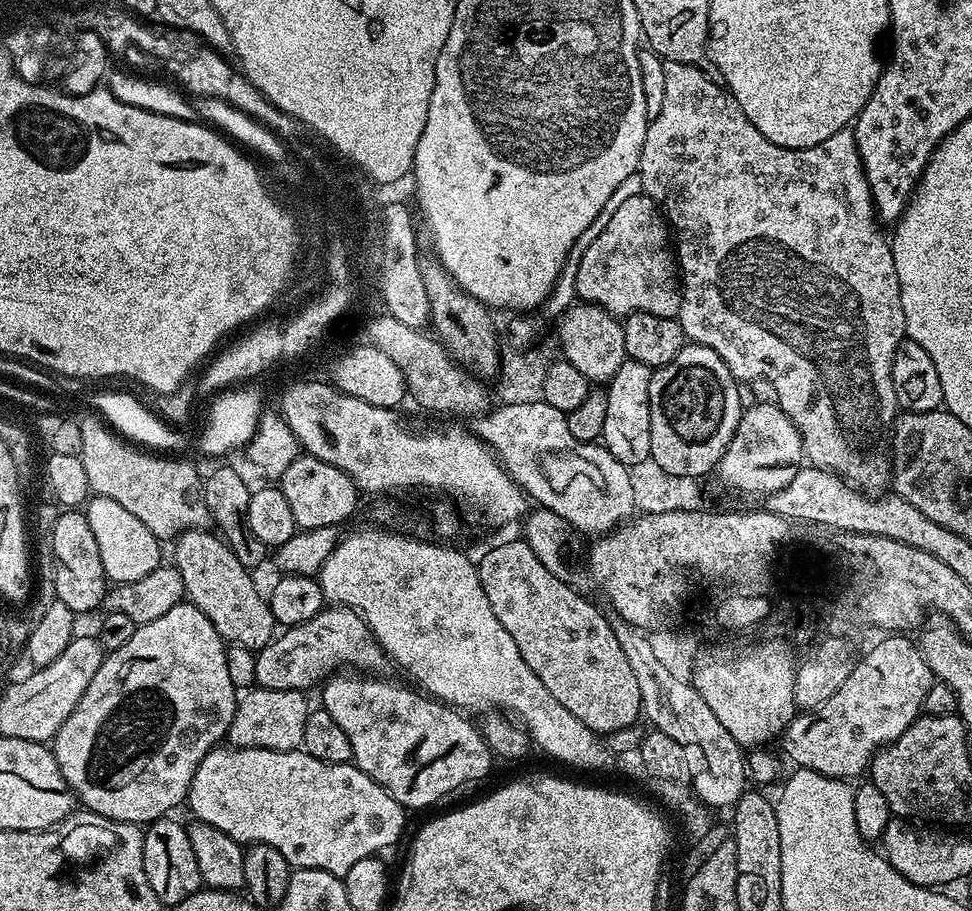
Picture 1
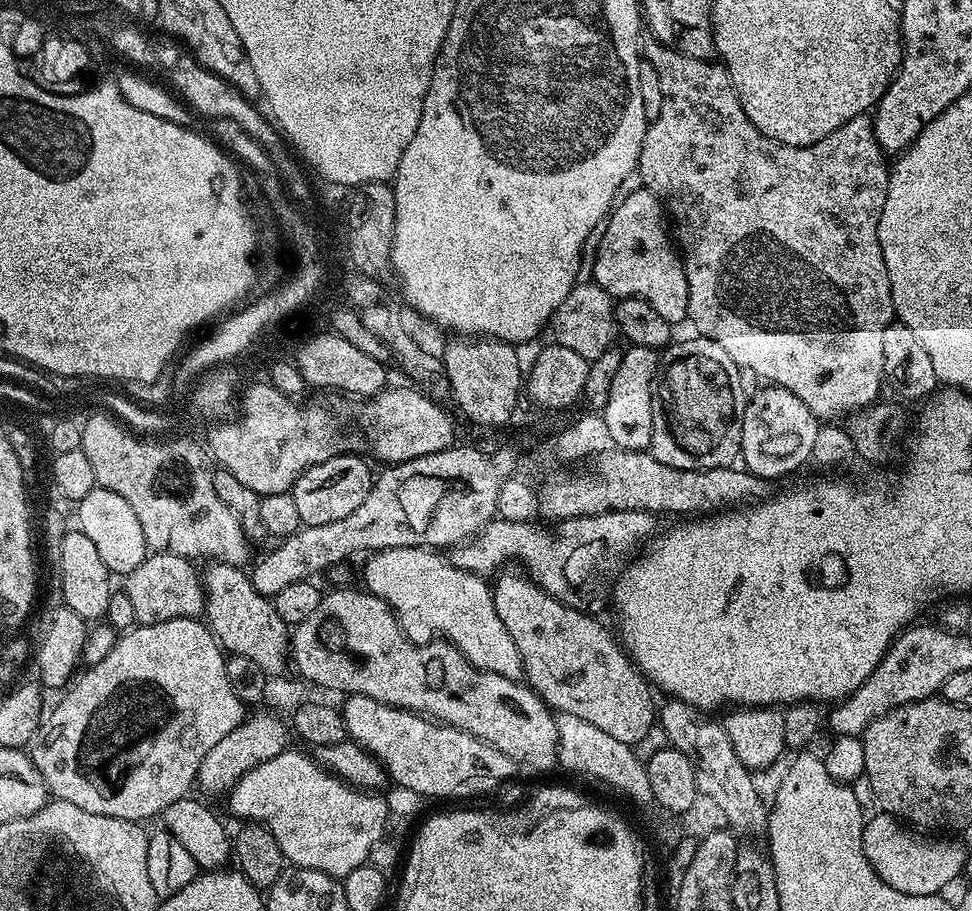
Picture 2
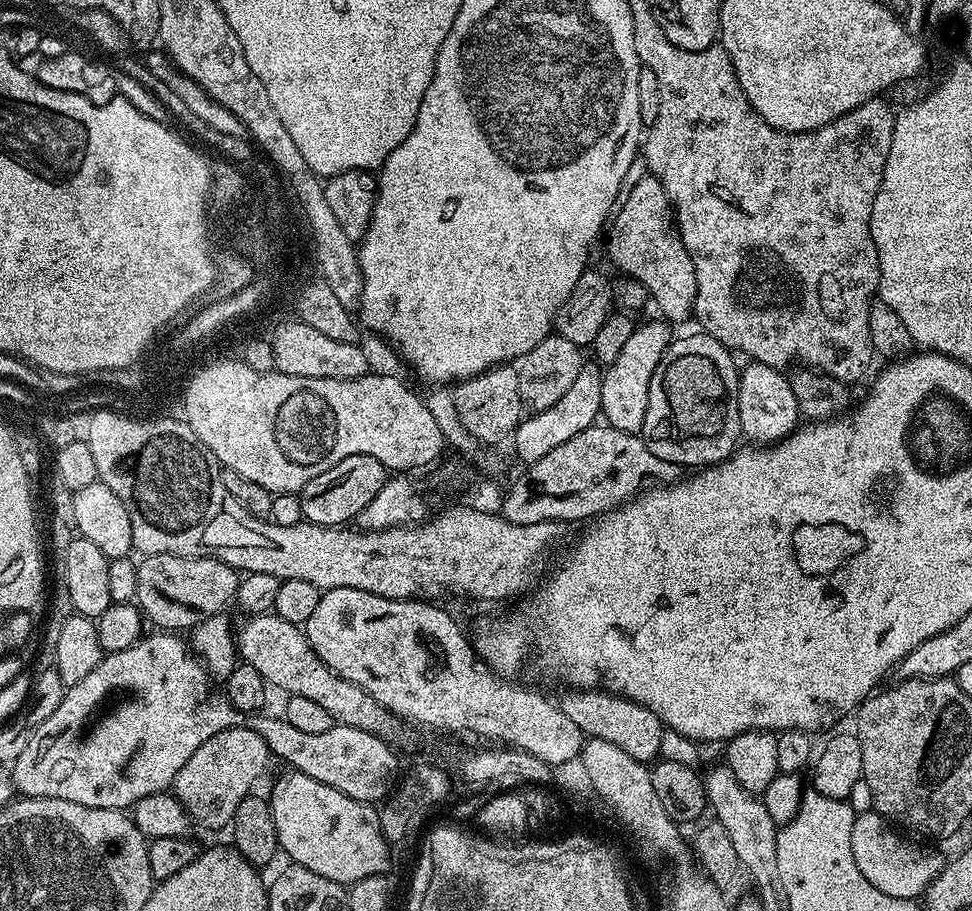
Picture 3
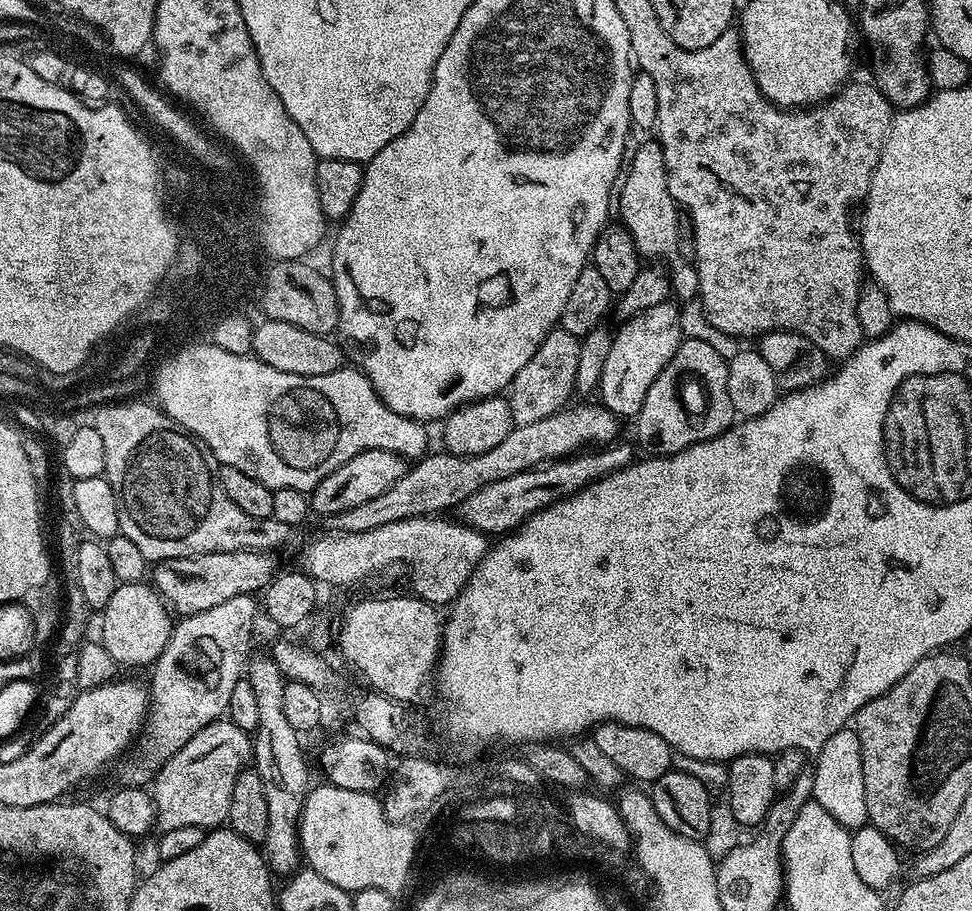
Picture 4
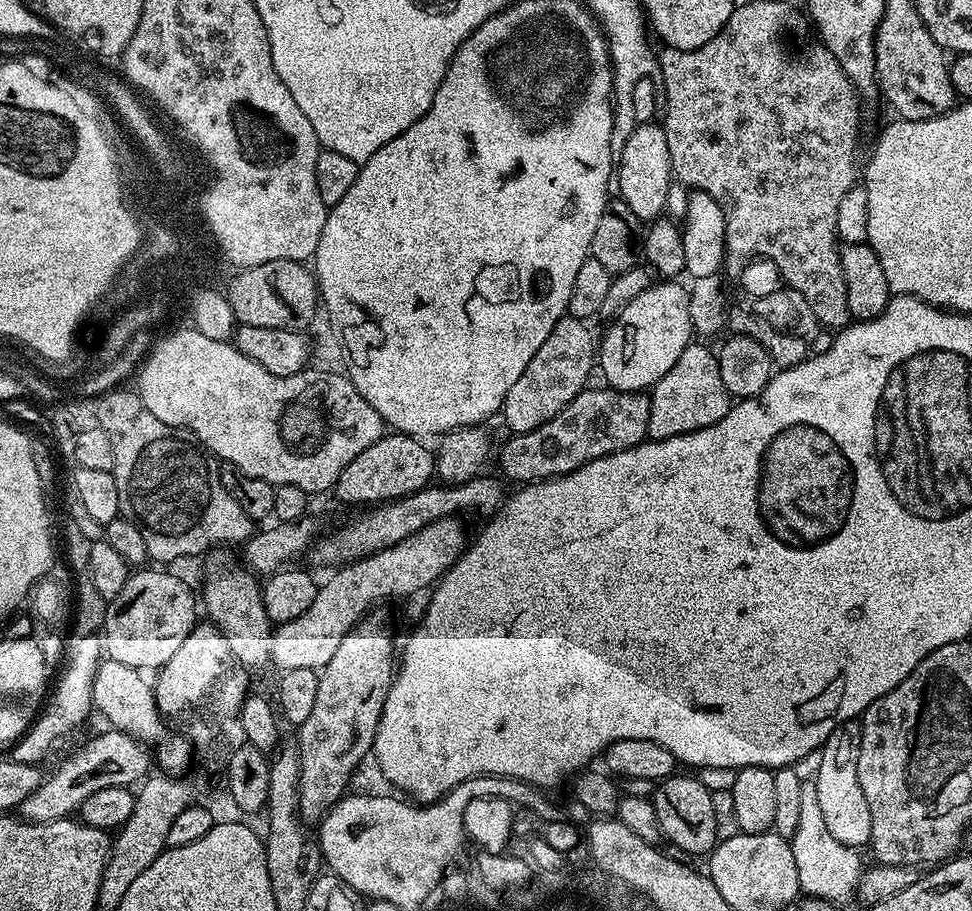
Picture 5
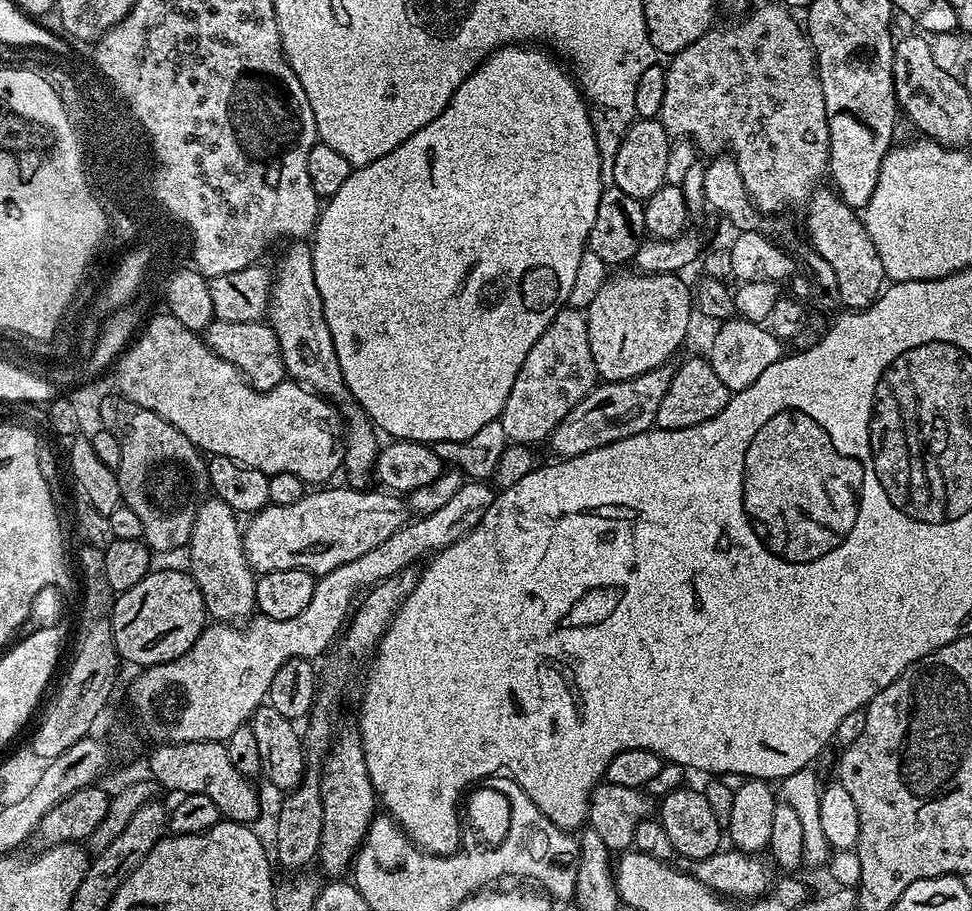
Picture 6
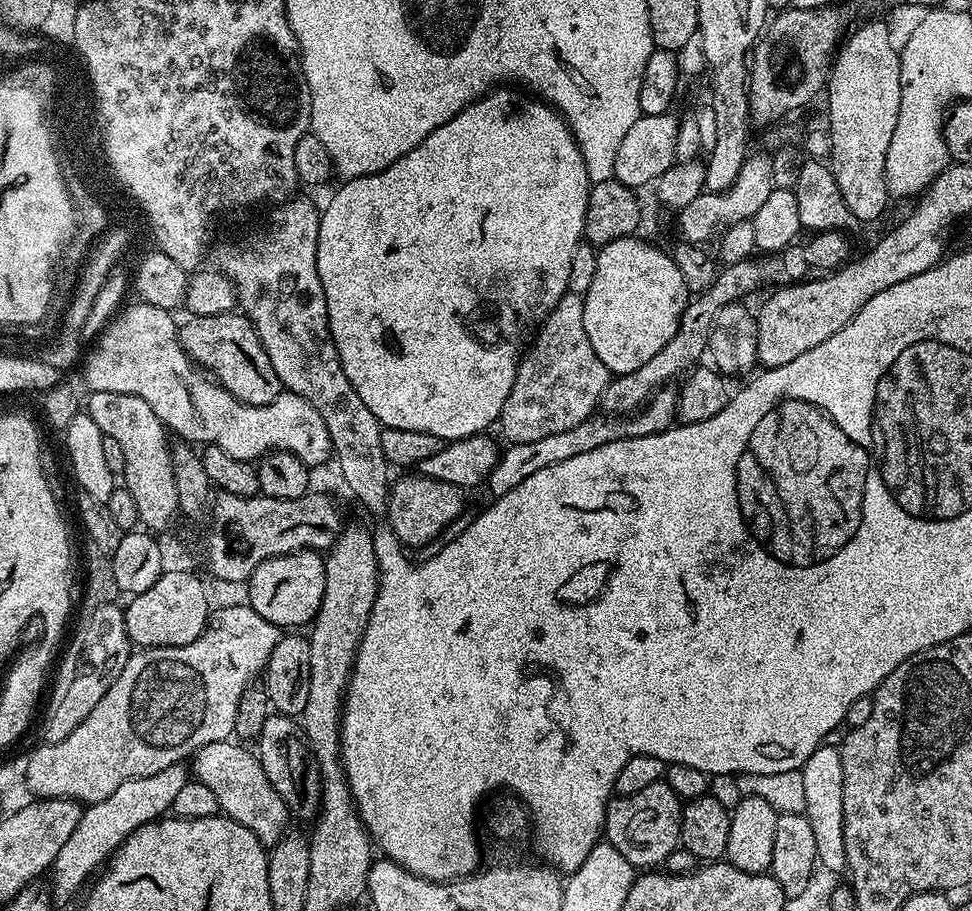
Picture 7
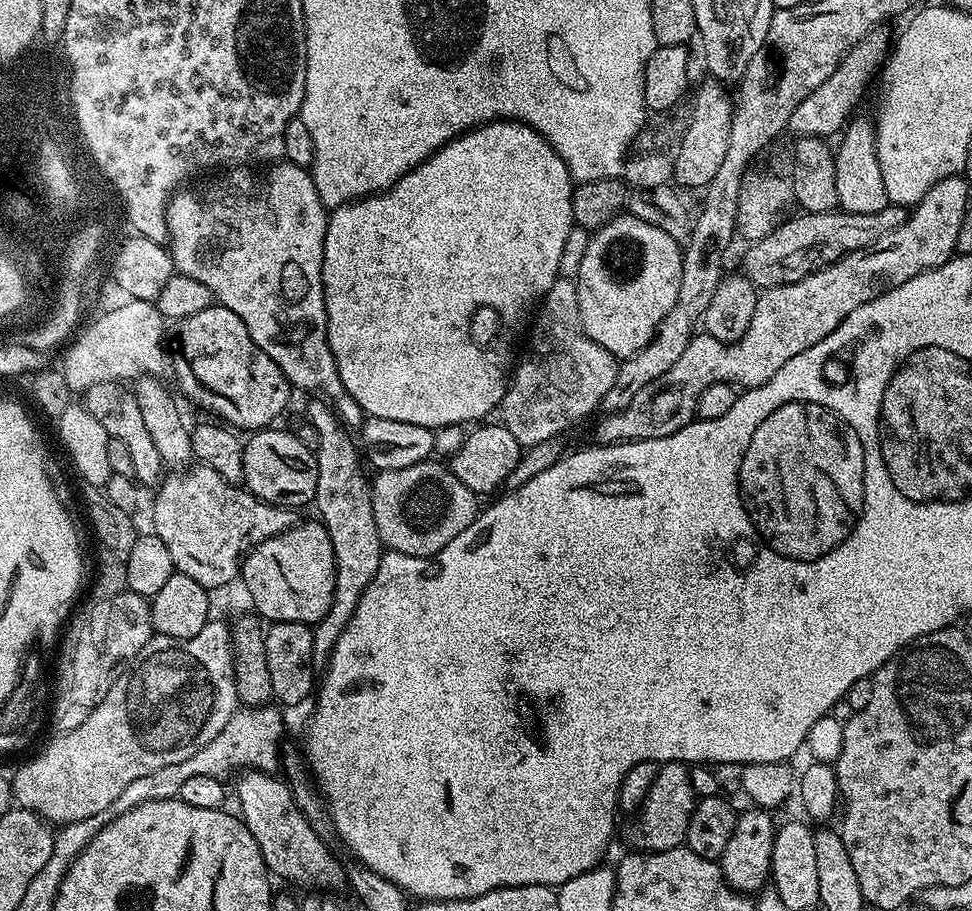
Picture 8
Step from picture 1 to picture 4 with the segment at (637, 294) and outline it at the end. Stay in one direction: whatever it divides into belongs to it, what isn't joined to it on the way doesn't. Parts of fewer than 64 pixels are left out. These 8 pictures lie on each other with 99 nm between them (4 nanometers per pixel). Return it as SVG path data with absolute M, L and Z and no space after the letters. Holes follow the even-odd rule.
M651 143L642 145L633 156L631 153L627 161L626 171L618 184L618 208L620 204L618 220L632 235L634 246L645 261L663 262L670 269L671 291L675 299L680 302L695 300L700 290L700 283L695 267L691 263L683 264L680 261L681 213L678 211L676 199L670 194L664 151L660 149L659 143Z

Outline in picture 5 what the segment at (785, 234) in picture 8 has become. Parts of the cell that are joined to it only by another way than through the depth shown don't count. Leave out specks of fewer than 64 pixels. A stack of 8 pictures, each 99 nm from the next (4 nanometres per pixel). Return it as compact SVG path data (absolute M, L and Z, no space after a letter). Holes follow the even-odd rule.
M589 386L550 422L529 432L509 435L500 448L499 475L523 486L538 480L565 476L603 456L643 444L650 424L650 402L644 392L619 392L607 386Z

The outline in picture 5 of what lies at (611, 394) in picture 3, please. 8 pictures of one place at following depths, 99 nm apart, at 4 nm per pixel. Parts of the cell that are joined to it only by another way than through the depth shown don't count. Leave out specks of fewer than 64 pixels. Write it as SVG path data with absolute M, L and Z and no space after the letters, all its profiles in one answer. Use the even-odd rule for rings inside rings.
M653 282L646 290L642 290L636 298L624 310L617 314L616 318L607 325L604 337L598 340L598 372L604 375L603 383L609 388L619 392L644 392L651 390L682 358L682 350L693 343L694 333L690 322L690 298L689 289L684 288L678 282Z

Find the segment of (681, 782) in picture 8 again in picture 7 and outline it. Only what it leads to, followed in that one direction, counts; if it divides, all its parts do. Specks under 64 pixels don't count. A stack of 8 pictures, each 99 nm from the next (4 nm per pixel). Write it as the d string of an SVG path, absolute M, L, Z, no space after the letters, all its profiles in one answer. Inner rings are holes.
M664 778L629 796L617 795L608 801L603 835L636 870L663 865L672 851L681 847L680 813L682 799Z

